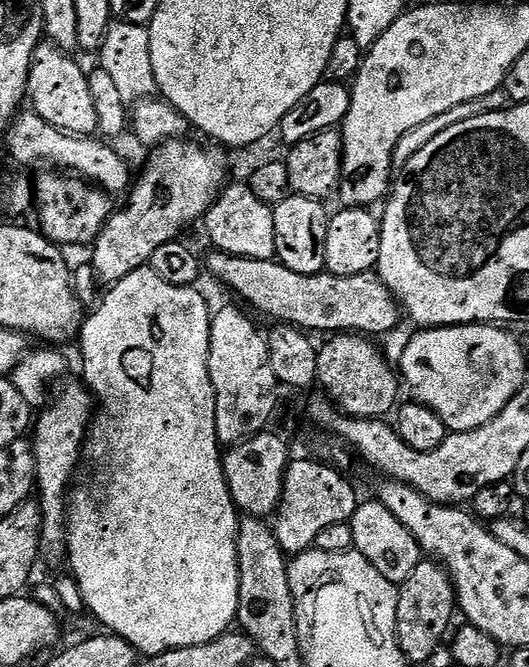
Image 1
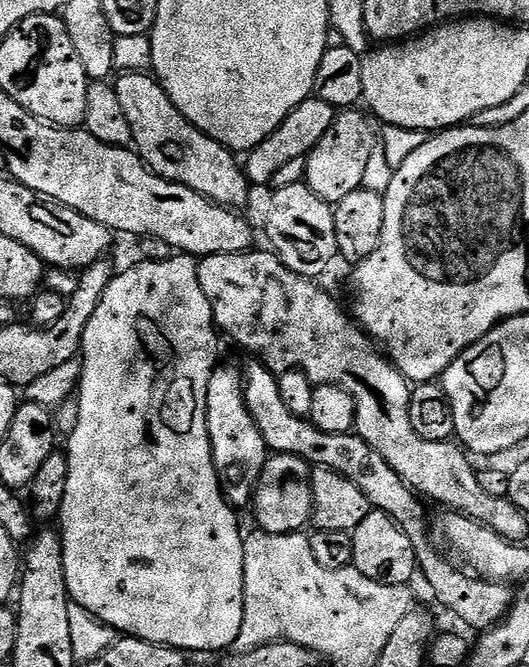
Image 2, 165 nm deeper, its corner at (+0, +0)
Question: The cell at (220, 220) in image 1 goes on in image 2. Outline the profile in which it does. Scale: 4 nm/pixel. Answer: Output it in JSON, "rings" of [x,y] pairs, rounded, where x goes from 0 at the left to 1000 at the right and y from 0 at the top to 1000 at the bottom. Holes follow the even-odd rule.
{"rings":[[[240,108],[219,118],[214,132],[244,178],[248,217],[287,258],[318,271],[352,277],[433,315],[450,315],[467,303],[476,277],[459,247],[450,246],[448,232],[365,189],[329,159],[289,112]]]}

